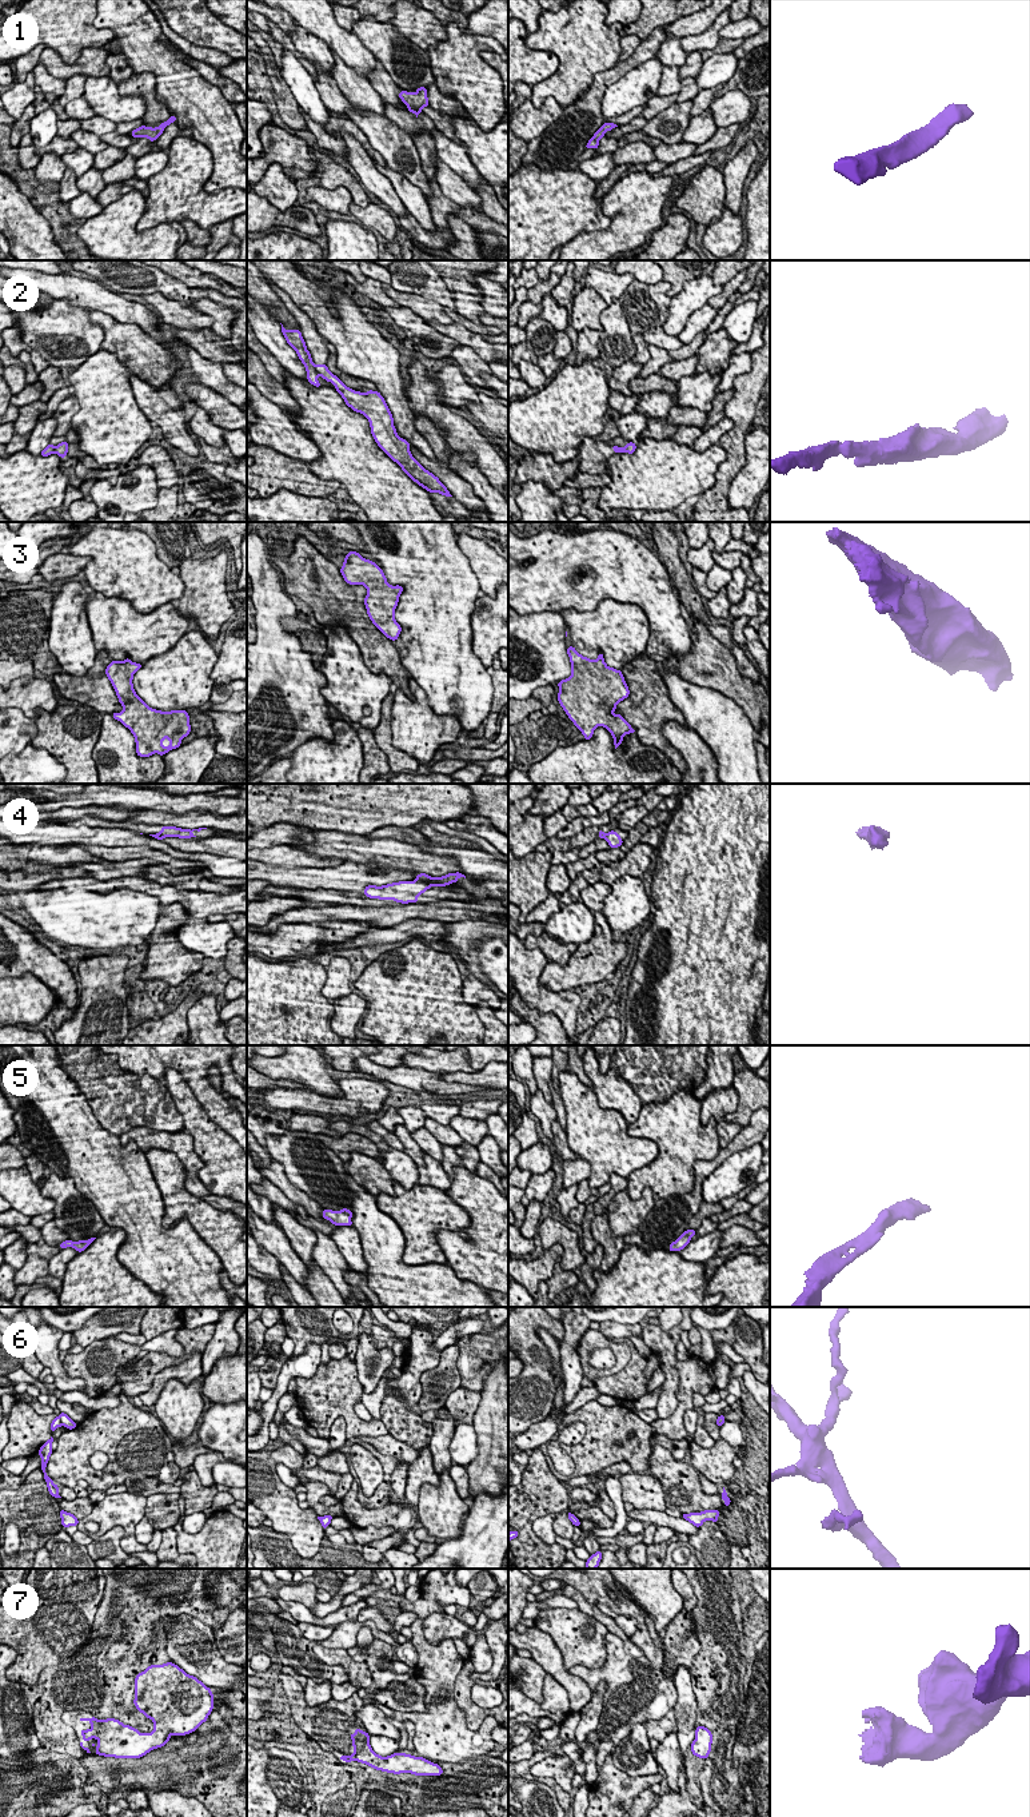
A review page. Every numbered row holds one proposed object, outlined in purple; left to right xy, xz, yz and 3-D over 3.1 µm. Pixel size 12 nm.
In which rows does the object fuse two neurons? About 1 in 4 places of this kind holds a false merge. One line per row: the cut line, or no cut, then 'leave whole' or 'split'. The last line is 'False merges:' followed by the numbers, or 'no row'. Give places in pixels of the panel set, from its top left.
1: no cut | leave whole
2: xz (314, 366), (319, 374) | split
3: no cut | leave whole
4: xz (416, 879), (424, 880), (428, 884) | split
5: no cut | leave whole
6: xy (58, 1417), (62, 1425) | split
7: no cut | leave whole
False merges: 2, 4, 6

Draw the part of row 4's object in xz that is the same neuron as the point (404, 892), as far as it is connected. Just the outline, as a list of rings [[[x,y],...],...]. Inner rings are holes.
[[[422,880],[399,881],[382,886],[367,885],[364,894],[368,898],[394,900],[396,902],[408,904],[418,902],[418,897],[424,893],[431,885]]]

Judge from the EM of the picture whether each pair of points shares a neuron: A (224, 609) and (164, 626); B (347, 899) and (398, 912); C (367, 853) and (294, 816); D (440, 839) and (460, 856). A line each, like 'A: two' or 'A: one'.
A: two
B: two
C: two
D: two

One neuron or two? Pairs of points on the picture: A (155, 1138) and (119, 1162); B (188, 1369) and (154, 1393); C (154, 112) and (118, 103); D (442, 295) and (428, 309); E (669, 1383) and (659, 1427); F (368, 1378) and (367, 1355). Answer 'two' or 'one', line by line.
A: two
B: one
C: two
D: two
E: two
F: one

